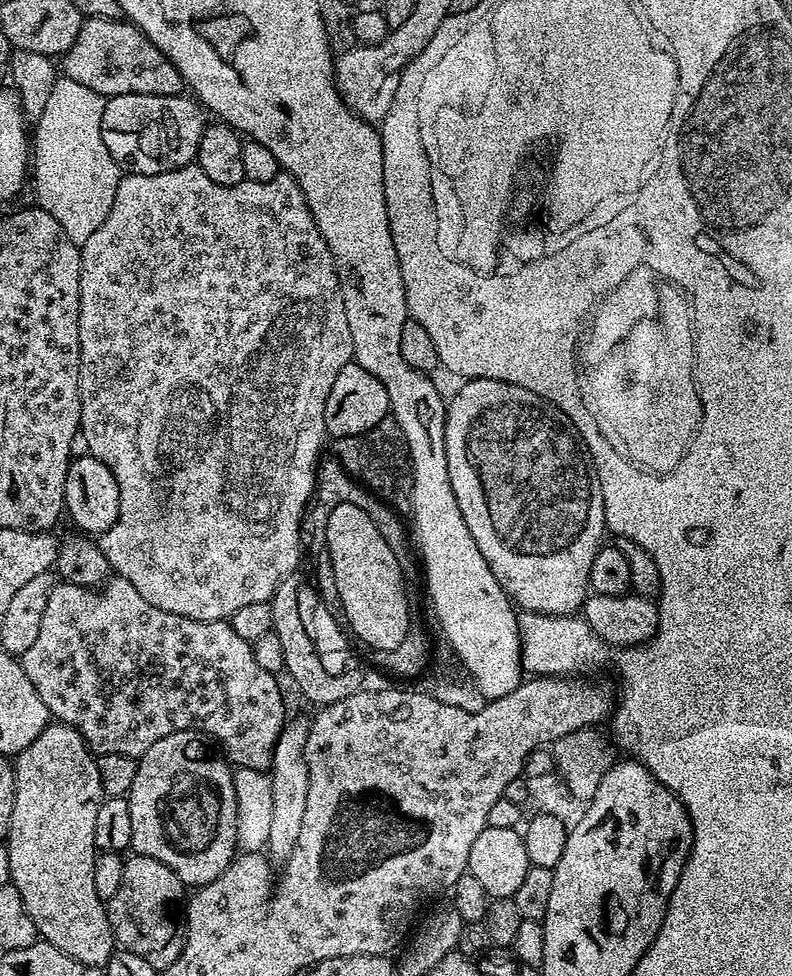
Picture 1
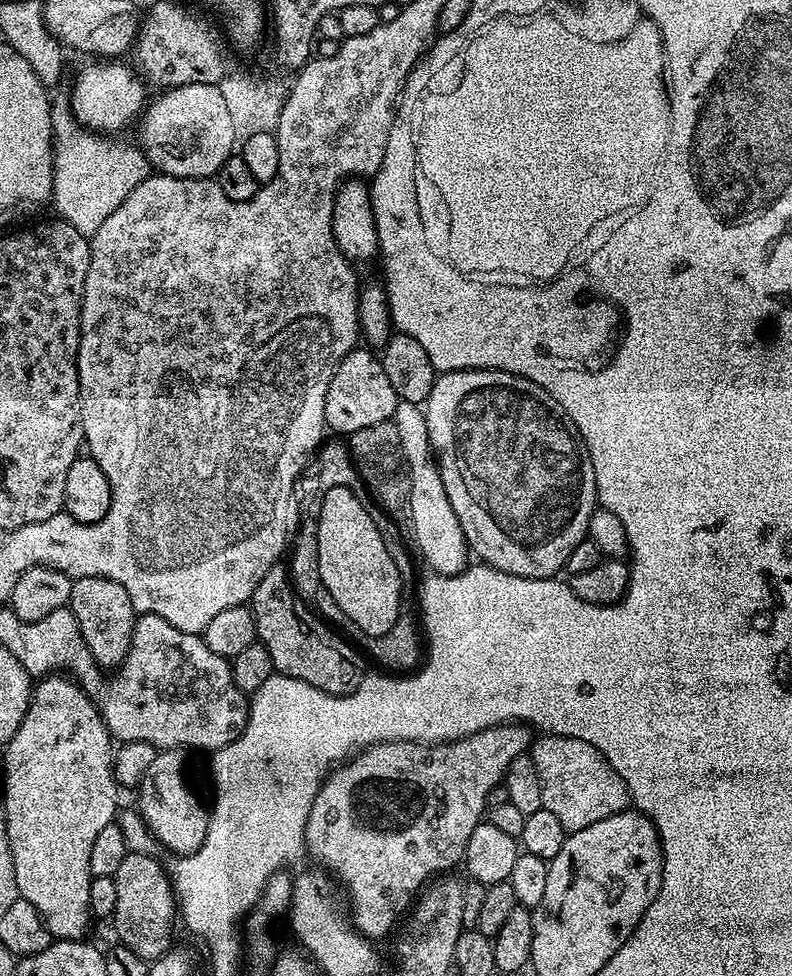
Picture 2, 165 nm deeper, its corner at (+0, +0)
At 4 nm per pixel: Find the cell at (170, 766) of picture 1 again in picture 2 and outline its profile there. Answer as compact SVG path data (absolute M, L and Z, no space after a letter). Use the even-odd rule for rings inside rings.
M166 748L157 751L150 770L138 785L140 792L140 810L153 834L177 857L191 856L202 846L208 833L210 808L200 801L200 796L188 785L188 776L184 773L185 753L179 748Z

